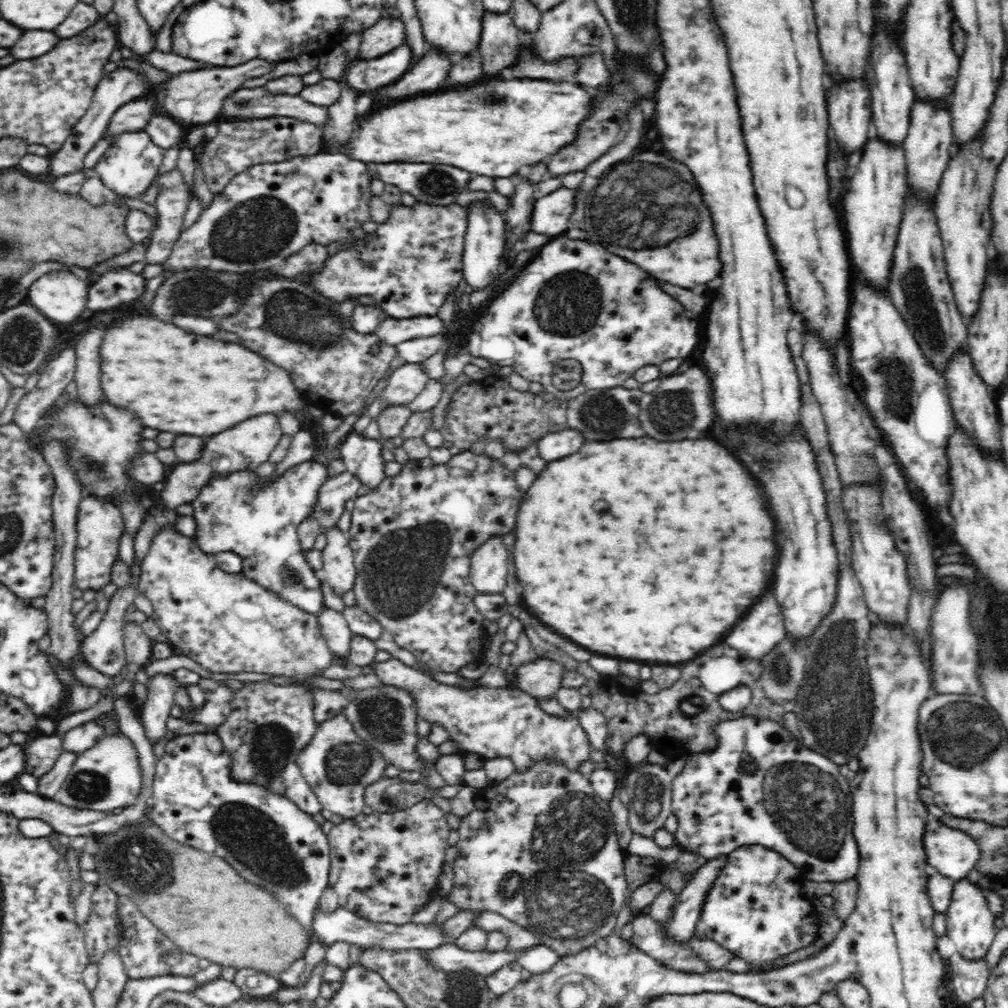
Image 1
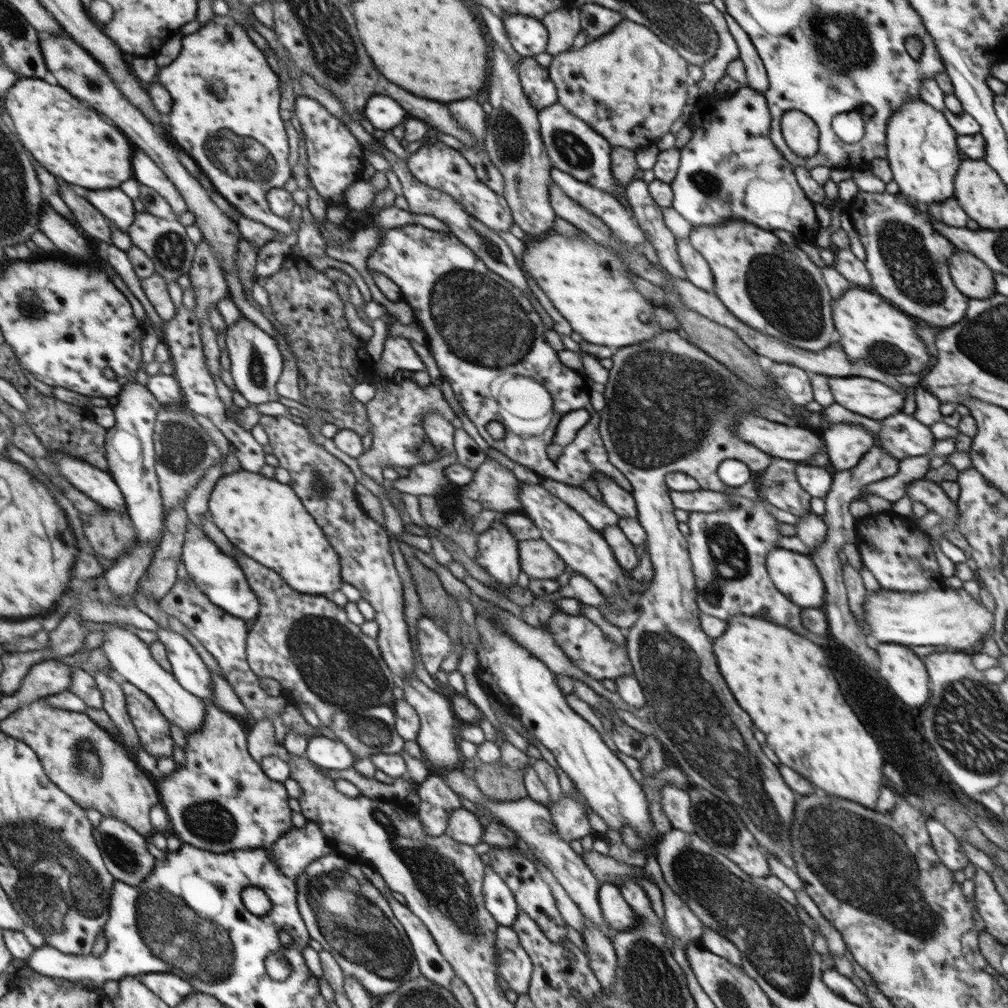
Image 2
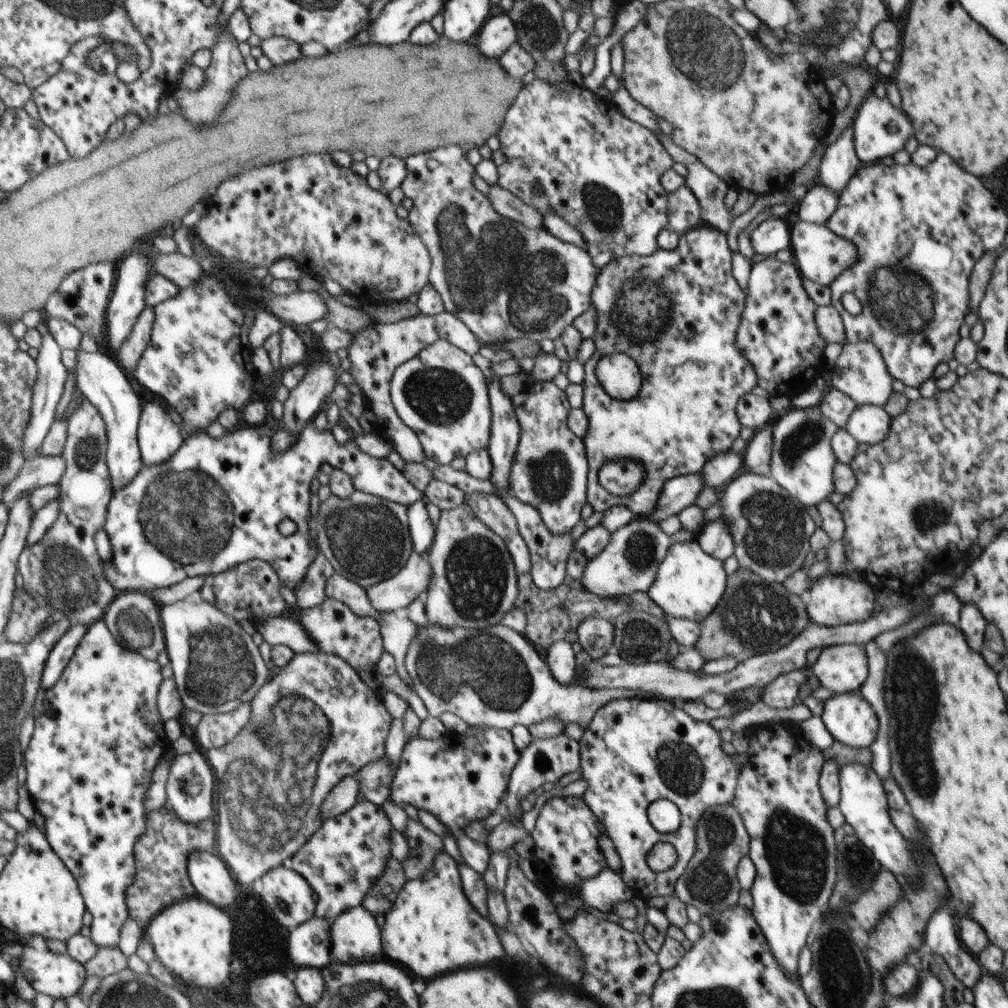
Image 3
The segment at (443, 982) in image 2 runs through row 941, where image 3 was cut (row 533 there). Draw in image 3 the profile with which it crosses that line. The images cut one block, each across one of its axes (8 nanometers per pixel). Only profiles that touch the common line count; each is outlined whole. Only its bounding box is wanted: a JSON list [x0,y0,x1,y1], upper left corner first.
[407,495,441,555]

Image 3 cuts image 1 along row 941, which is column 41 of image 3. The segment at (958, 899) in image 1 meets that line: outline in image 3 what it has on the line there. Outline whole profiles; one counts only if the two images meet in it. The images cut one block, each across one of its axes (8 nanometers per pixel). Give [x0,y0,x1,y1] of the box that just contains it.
[18,945,87,999]

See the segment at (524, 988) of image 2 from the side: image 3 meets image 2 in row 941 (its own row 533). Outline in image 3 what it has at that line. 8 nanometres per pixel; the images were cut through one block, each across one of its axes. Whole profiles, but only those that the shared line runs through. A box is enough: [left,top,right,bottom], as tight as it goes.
[466,493,531,575]

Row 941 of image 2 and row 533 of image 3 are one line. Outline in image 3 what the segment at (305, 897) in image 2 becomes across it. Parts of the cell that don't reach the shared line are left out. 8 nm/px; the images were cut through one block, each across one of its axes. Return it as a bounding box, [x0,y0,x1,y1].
[313,490,413,589]

